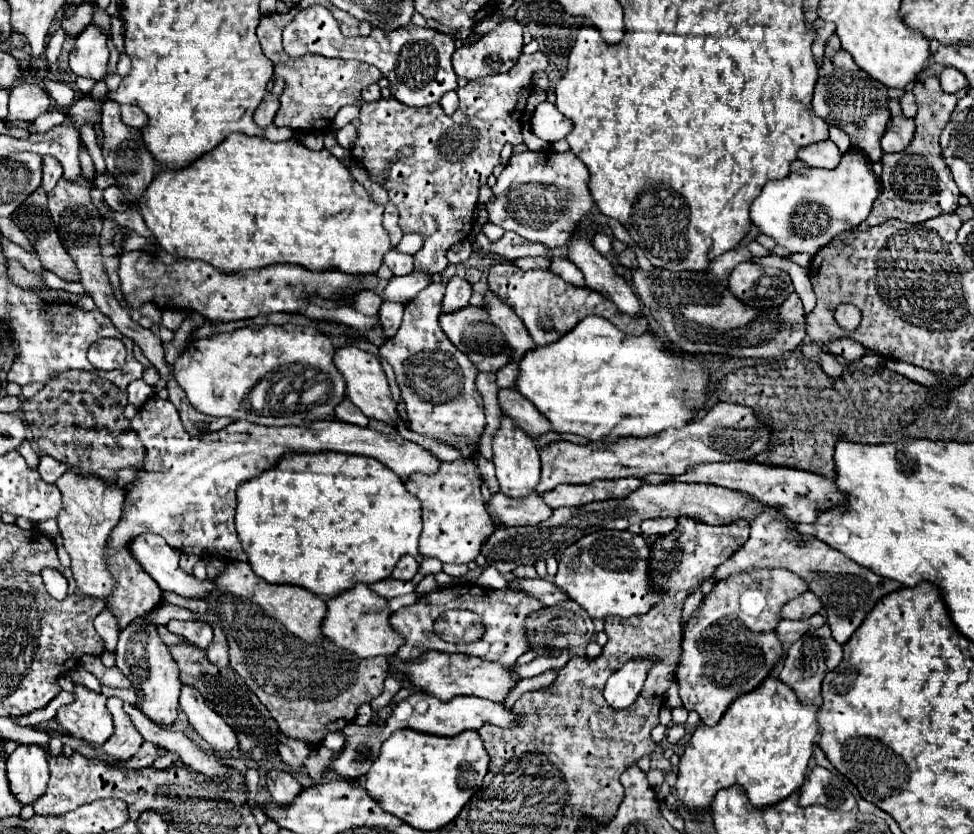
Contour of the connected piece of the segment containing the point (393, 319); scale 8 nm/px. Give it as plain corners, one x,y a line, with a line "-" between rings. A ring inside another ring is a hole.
384,302
380,308
380,322
384,328
384,336
390,340
398,328
400,328
400,320
402,320
402,312
404,306
400,302

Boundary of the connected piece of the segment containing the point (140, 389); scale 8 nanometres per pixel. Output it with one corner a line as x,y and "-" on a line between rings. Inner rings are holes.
134,380
134,382
126,388
126,392
128,392
128,404
132,404
132,406
136,406
136,408
140,408
140,406
154,394
152,386
148,386
144,380

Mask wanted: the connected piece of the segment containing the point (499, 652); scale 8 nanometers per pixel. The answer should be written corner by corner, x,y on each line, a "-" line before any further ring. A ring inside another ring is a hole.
458,582
454,586
446,586
438,592
420,596
420,600
412,606
400,608
398,612
394,612
390,616
390,624
392,628
402,634
402,638
406,640
404,646
398,648
396,656
404,662
412,662
416,660
420,654
428,652
428,650
436,650
436,652
446,652
446,654
466,654
466,656
478,656
482,660
492,660
492,662
500,662
506,666
514,666
516,660
530,650
530,640
526,636
526,616
542,610
544,604
540,600
536,600
534,596
528,596
524,592
514,592
514,590
488,590
488,588
480,588
476,584
466,584
466,582
-
450,608
464,608
464,610
472,610
476,614
482,614
484,618
484,626
486,632
478,642
472,644
448,644
444,640
440,640
434,632
432,632
432,624
434,620
450,610

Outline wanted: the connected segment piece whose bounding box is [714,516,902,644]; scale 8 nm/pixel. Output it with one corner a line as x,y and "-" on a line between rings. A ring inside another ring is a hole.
758,516
758,520
750,524
748,542
734,556
730,556
730,560
718,566
714,576
716,580
724,580
726,576
732,576
734,572
744,572
750,568
786,568
802,576
810,584
810,590
824,602
832,638
838,644
846,644
846,640
862,624
862,620
874,608
874,604
886,594
902,588
902,584
896,584
894,580
882,580
874,572
854,564
850,558
842,556
838,550
830,548
828,544
818,542
818,538
814,536
808,536
804,546
796,546
798,536
800,532
796,528
786,528
786,524
782,524
780,520
774,520
772,516
-
790,532
794,534
794,538
784,540
784,536

